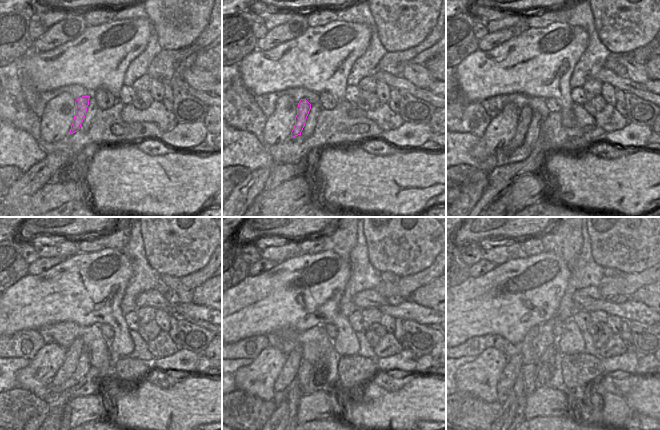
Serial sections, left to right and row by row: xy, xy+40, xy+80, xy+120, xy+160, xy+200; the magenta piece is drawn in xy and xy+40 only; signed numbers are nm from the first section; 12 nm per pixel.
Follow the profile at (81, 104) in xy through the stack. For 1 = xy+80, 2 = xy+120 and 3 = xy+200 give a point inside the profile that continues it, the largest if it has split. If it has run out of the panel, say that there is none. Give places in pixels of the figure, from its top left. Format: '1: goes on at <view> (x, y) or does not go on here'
1: goes on at xy+80 (524, 120)
2: goes on at xy+120 (73, 353)
3: goes on at xy+200 (513, 369)

